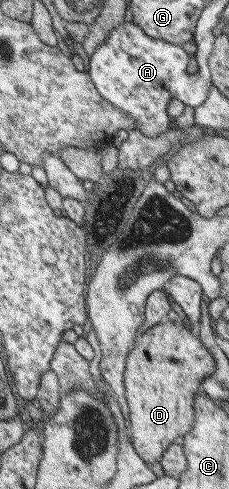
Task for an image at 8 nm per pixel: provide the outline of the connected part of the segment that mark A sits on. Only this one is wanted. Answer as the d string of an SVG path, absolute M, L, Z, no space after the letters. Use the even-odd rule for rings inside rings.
M123 21L121 26L114 27L108 39L94 48L89 57L87 72L96 92L124 116L132 118L136 122L134 129L144 136L152 137L166 130L168 114L164 114L164 104L168 104L168 100L176 98L192 109L206 100L207 89L196 86L192 76L186 74L186 52L159 38L150 38L132 21Z

